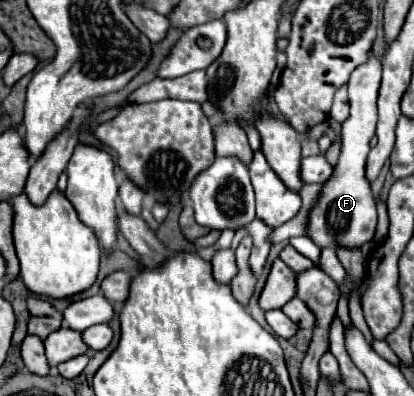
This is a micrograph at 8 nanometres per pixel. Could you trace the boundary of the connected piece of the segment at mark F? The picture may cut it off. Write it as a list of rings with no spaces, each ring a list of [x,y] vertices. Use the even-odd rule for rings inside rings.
[[[370,57],[368,63],[360,65],[348,83],[350,95],[350,119],[342,123],[342,143],[338,163],[334,167],[332,177],[324,183],[322,195],[310,211],[310,223],[306,223],[310,231],[310,239],[322,247],[362,247],[374,237],[376,231],[376,201],[370,189],[370,183],[364,177],[364,163],[370,151],[370,139],[374,137],[376,123],[378,123],[378,89],[380,89],[380,75],[382,65],[376,57]]]

